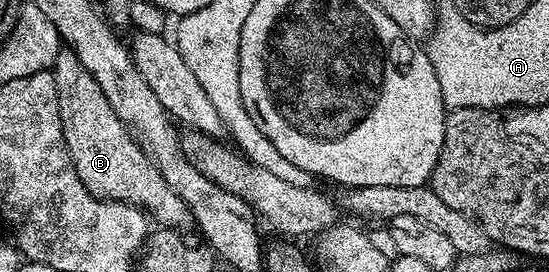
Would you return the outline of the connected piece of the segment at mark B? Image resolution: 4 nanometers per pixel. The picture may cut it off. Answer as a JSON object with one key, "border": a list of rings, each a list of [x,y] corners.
{"border":[[[68,46],[60,47],[53,69],[63,137],[73,170],[87,188],[89,194],[99,200],[118,200],[120,204],[133,204],[142,208],[160,228],[187,230],[193,219],[189,206],[161,178],[154,163],[139,149],[131,133],[127,131],[102,93],[101,86],[78,60]]]}

